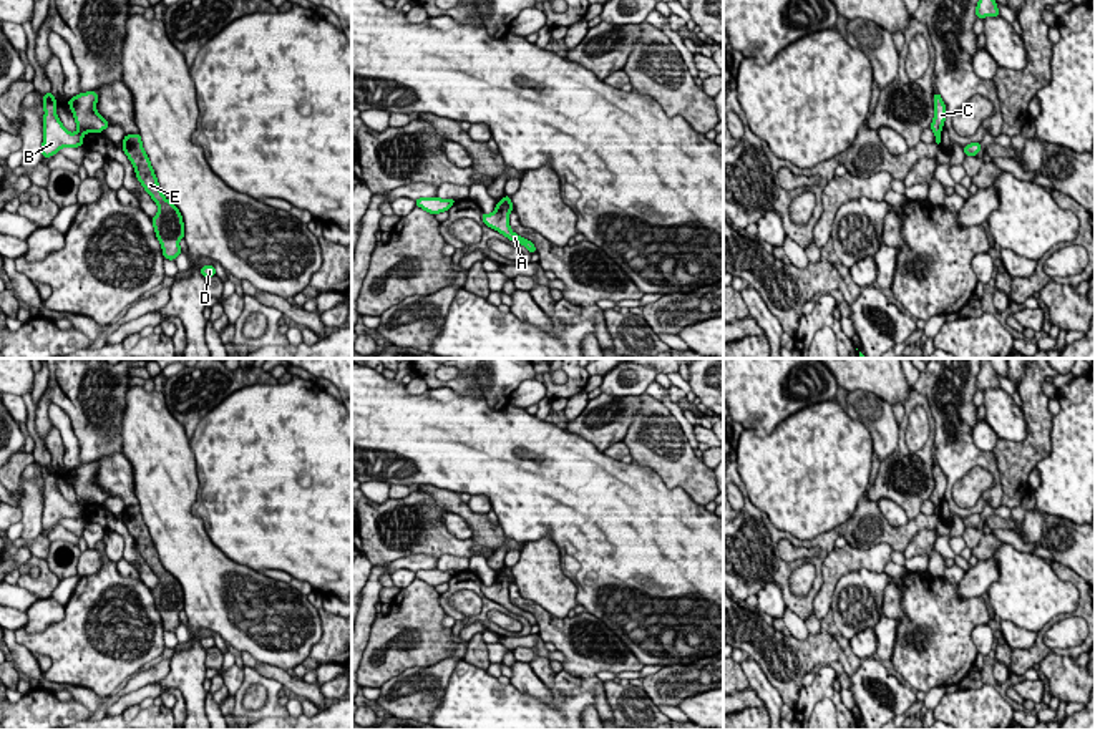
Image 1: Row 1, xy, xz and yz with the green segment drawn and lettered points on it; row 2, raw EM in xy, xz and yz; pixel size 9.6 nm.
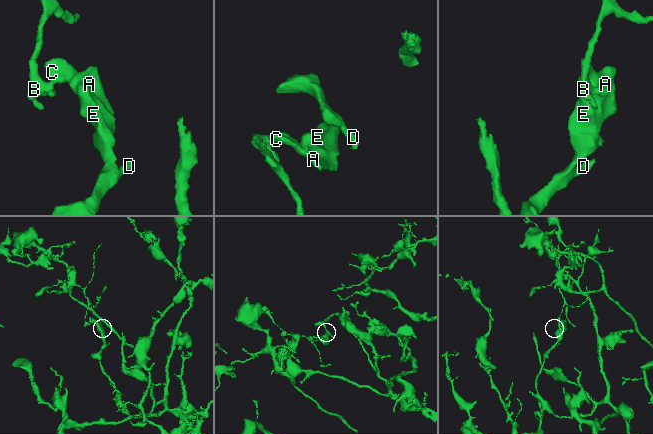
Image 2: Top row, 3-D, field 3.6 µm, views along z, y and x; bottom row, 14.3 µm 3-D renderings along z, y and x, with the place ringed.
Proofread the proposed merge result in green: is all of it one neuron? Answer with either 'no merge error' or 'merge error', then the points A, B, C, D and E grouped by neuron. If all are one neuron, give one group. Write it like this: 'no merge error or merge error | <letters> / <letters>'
merge error | A C D E / B

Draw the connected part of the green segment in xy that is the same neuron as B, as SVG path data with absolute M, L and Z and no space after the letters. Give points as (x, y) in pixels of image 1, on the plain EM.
M50 465L43 466L43 529L56 526L61 519L78 519L83 518L81 504L70 504L56 488L56 471Z

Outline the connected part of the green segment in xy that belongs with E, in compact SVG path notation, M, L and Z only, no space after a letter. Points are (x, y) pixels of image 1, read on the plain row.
M138 504L124 508L123 523L134 538L138 552L159 579L158 586L151 589L151 592L156 609L163 619L163 629L174 632L181 625L179 612L184 609L182 587L179 581L161 564L159 554Z

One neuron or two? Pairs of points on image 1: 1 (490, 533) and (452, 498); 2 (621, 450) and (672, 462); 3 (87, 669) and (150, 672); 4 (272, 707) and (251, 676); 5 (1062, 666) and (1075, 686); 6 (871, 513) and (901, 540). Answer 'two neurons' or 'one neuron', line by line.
1: one neuron
2: two neurons
3: two neurons
4: one neuron
5: one neuron
6: one neuron

